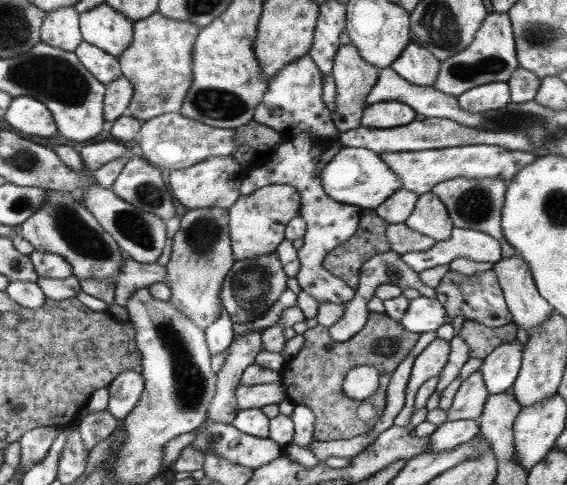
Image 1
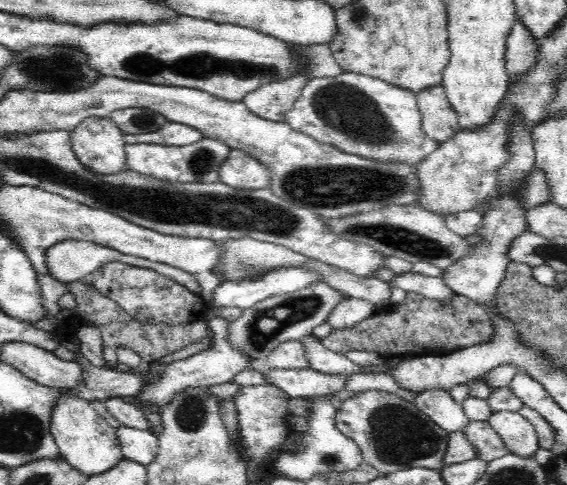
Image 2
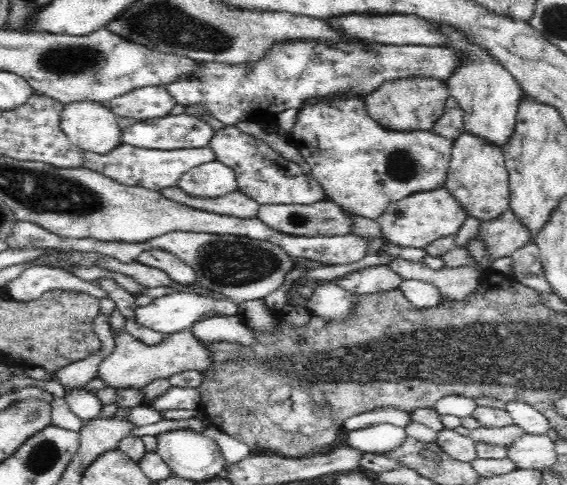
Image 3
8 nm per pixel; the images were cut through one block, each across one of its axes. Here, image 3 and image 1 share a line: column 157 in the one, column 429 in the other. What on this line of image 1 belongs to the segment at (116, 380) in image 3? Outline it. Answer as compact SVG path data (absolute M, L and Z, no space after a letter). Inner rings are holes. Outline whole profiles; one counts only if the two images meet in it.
M436 338L428 344L428 347L424 351L416 356L412 363L408 385L406 385L404 408L396 416L394 425L405 427L410 422L418 389L426 380L432 378L432 376L438 376L442 372L442 369L446 366L446 362L449 359L450 351L448 342Z

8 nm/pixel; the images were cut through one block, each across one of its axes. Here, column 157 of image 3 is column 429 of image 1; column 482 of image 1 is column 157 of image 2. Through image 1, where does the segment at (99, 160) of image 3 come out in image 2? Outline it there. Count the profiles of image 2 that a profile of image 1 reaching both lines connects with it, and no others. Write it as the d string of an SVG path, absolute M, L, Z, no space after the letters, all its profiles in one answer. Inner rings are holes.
M212 138L186 146L166 146L156 143L126 144L127 168L137 173L156 177L168 182L220 182L220 166L228 158L231 148Z

